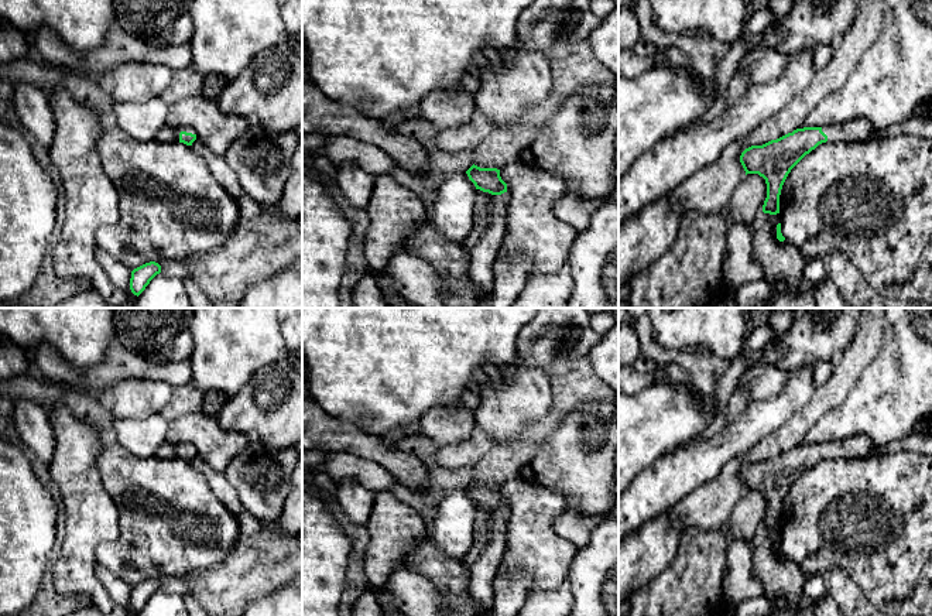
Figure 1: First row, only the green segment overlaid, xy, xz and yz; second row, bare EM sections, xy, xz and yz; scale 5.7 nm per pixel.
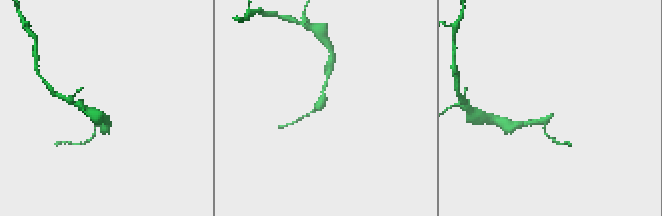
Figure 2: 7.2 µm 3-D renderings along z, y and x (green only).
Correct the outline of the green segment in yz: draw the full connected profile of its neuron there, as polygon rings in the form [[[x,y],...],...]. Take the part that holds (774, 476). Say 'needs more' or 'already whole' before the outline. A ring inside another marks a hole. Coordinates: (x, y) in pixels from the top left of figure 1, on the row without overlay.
needs more | [[[866,435],[823,444],[796,445],[763,462],[751,462],[740,472],[747,490],[758,490],[765,496],[767,514],[763,528],[779,530],[779,511],[791,486],[822,459],[854,459],[873,456],[880,448]]]

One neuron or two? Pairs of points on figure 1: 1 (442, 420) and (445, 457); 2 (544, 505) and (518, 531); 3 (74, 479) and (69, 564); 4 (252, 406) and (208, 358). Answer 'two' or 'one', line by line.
1: two
2: one
3: one
4: two

